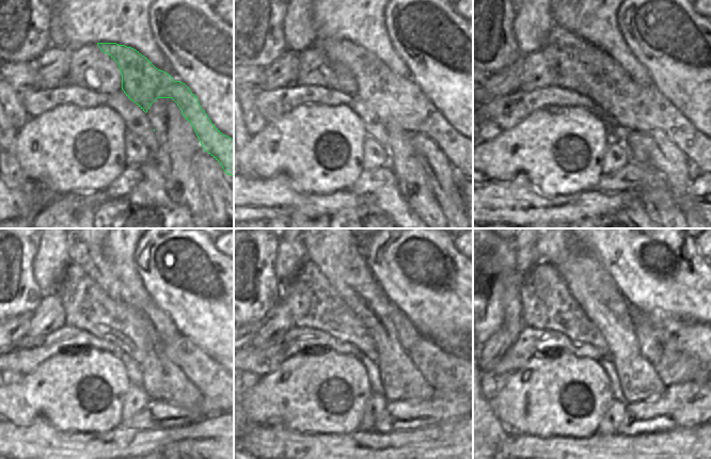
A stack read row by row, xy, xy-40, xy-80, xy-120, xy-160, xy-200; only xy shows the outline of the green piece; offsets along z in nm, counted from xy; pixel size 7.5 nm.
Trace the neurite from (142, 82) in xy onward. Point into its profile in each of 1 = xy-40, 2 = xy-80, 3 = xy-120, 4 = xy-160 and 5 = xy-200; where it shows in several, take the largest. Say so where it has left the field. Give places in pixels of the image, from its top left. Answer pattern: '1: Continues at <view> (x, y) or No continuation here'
1: Continues at xy-40 (399, 104)
2: Continues at xy-80 (584, 67)
3: Continues at xy-120 (87, 306)
4: Continues at xy-160 (312, 301)
5: Continues at xy-200 (546, 301)

